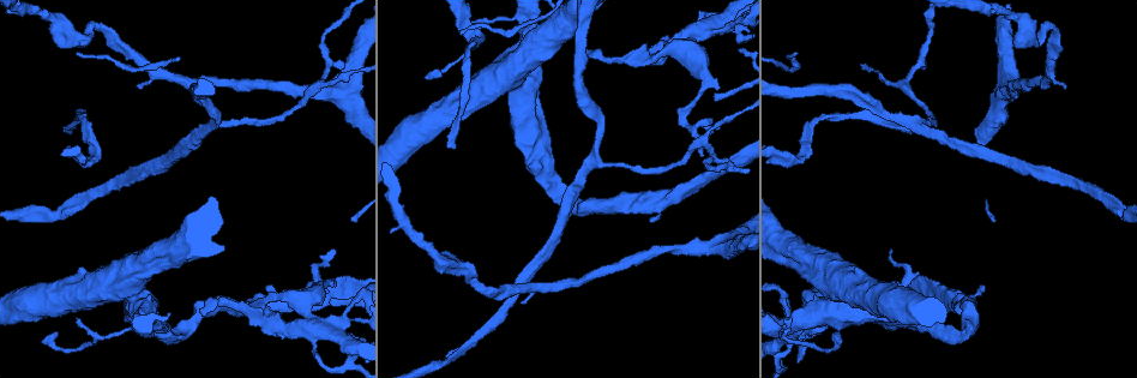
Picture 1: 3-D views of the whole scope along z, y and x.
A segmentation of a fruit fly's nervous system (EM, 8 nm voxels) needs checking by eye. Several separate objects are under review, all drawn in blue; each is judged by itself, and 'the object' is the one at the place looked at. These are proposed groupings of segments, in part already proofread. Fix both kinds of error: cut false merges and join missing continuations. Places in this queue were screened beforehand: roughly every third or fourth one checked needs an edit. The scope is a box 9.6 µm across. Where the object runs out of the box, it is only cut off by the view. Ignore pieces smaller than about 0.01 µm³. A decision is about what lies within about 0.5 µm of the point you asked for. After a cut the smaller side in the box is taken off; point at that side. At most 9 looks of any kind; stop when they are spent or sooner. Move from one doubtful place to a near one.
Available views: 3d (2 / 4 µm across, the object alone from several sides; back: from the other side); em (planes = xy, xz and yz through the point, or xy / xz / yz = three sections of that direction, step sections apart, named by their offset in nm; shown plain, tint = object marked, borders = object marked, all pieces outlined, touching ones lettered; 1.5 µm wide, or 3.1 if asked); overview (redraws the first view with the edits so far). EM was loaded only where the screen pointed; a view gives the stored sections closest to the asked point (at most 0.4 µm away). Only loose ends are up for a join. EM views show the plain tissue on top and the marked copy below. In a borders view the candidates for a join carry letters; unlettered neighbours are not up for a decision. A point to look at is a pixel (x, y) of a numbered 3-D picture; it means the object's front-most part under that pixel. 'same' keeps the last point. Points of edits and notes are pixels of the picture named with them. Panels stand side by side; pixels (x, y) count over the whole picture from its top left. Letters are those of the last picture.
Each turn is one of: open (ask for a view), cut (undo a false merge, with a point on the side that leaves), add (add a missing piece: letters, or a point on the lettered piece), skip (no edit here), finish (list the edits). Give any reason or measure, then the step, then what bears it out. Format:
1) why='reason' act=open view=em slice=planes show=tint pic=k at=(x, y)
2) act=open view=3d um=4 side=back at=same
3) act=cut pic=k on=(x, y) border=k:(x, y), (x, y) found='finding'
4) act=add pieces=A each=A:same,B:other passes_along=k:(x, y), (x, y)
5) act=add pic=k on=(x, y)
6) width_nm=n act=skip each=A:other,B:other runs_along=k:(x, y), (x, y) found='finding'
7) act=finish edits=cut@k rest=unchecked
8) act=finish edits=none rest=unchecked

why='three arms meet' act=open view=em slice=yz step=4 show=tint pic=1 at=(904, 84)

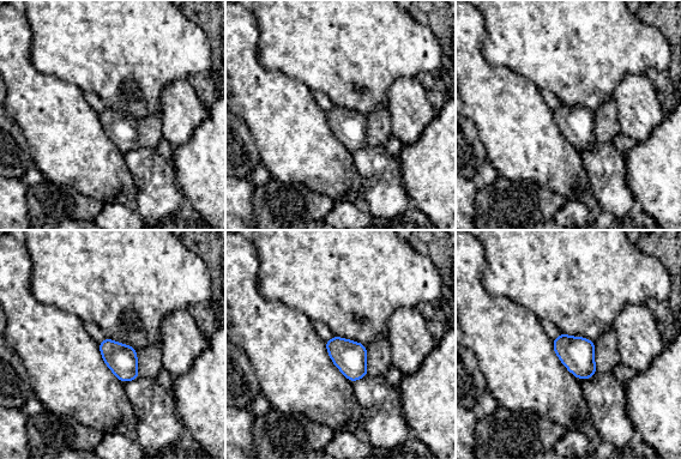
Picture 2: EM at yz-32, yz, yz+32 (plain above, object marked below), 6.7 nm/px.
act=open view=em slice=planes show=tint at=same

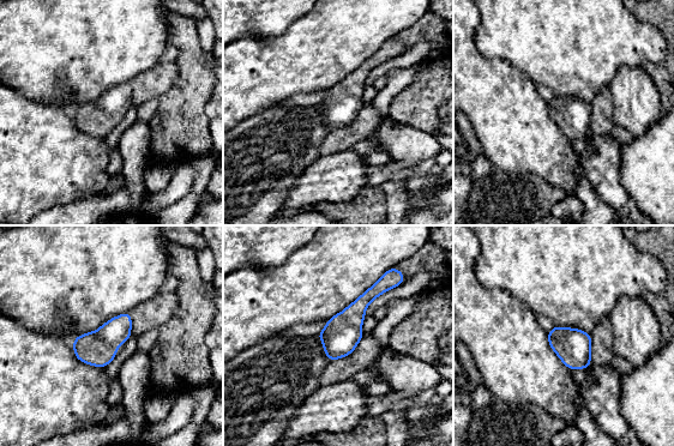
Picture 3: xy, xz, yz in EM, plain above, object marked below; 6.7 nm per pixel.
why='see the neighbours' act=open view=em slice=planes show=borders at=same

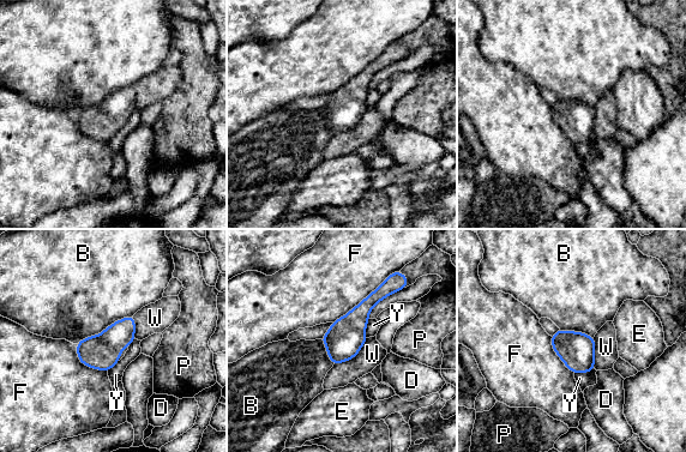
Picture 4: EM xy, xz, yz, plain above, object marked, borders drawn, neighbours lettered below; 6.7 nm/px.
width_nm=240 act=skip each=B:other,D:other,E:other,F:other,P:other,W:other,Y:other border=4:(132, 315), (76, 343) found='continuous, no second neuron'

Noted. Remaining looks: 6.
why='thick turns thin' act=open view=3d um=4 side=back pic=1 at=(1007, 93)

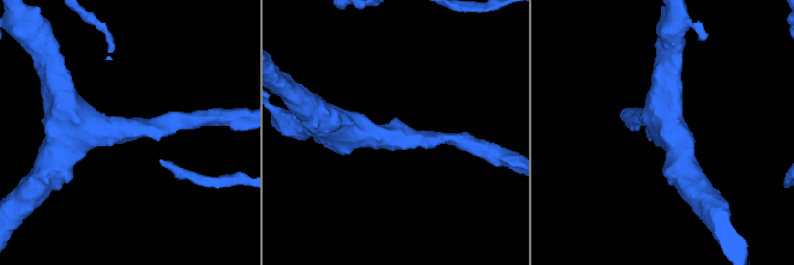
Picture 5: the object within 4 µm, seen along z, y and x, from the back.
arm_widths_nm=200,440 why='shape alone is not enough' act=open view=em slice=yz step=8 show=tint pic=5 at=(133, 126)

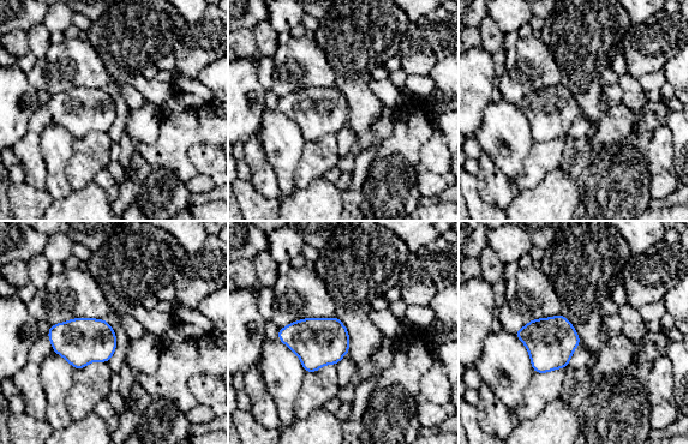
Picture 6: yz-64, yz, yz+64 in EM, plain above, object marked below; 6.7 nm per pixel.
act=open view=em slice=planes show=borders at=same

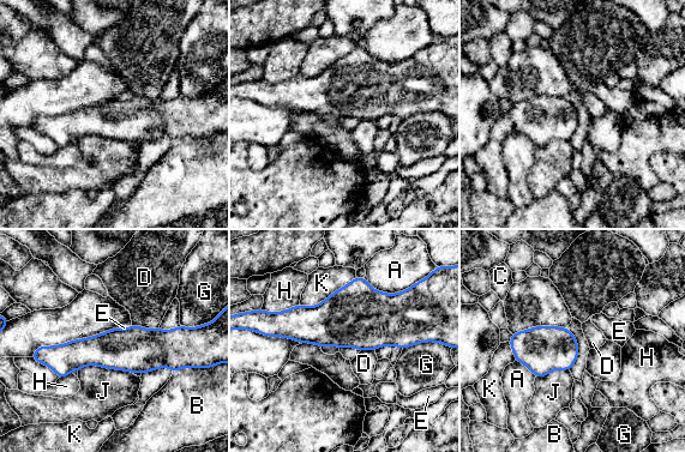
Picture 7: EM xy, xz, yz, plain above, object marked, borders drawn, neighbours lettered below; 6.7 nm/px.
width_nm=280 act=skip each=A:other,B:other,C:other,D:other,E:other,G:other,H:other,J:other,K:other border=7:(356, 277), (317, 305), (300, 305) found='one neuron here'

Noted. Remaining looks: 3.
why='tapers out' act=open view=3d um=2 pic=1 at=(719, 130)

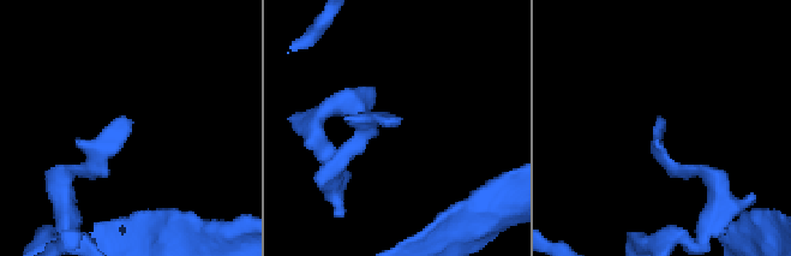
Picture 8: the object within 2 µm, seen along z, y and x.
why='shape alone is not enough' act=open view=em slice=planes show=borders pic=8 at=(664, 119)

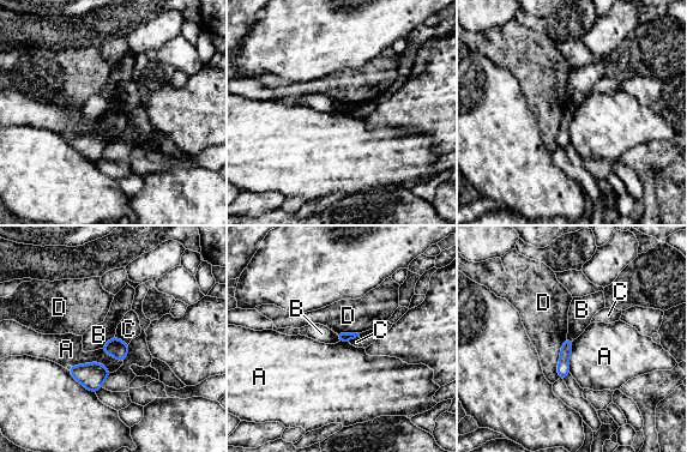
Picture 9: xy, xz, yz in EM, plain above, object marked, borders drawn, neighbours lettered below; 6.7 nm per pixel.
act=skip each=A:other,B:other,C:other,D:other border=9:(114, 336), (100, 348) found='no lettered piece goes on from it'

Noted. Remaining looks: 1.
act=finish edits=none rest=unchecked

